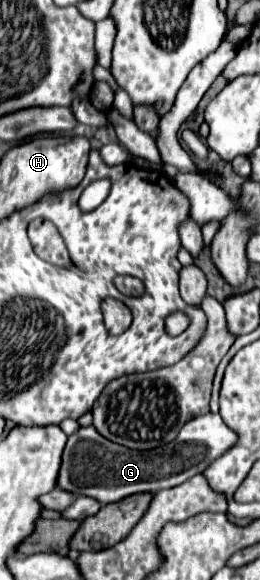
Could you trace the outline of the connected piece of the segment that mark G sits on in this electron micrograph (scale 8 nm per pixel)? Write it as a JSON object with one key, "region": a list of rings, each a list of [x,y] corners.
{"region":[[[214,413],[190,419],[172,443],[150,451],[126,449],[102,437],[98,431],[94,431],[94,427],[80,427],[74,435],[68,437],[56,487],[66,489],[74,497],[86,495],[98,499],[102,505],[122,501],[136,493],[156,493],[160,489],[176,487],[198,473],[204,473],[210,461],[226,453],[236,443],[236,439],[236,433],[222,421],[220,415]]]}

